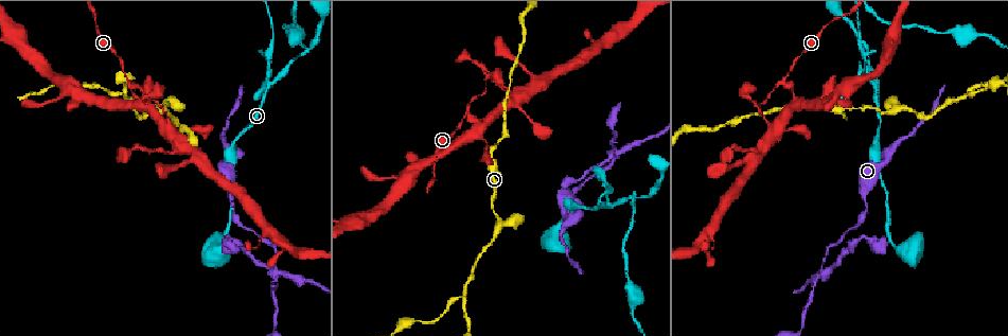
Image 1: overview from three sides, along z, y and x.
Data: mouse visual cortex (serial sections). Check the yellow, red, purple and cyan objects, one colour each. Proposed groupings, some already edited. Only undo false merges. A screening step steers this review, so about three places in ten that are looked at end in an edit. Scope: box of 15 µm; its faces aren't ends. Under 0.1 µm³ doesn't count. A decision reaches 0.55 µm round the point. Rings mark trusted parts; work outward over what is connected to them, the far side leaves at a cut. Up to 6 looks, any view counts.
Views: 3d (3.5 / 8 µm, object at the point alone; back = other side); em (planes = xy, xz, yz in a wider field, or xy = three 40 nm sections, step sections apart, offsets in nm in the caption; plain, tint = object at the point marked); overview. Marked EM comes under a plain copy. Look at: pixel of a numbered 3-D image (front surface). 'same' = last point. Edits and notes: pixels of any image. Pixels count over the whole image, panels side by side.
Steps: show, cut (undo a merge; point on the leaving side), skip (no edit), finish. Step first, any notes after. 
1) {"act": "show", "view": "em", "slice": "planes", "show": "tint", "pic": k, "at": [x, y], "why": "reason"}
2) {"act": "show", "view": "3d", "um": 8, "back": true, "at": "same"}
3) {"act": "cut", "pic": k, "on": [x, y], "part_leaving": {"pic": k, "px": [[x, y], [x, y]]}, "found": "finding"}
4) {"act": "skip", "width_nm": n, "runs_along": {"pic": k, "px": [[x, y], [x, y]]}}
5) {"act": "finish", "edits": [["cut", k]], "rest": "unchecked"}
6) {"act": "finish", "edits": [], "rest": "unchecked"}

{"act": "show", "view": "3d", "um": 3.5, "back": true, "pic": 1, "at": [273, 269], "why": "looks like a crossing"}

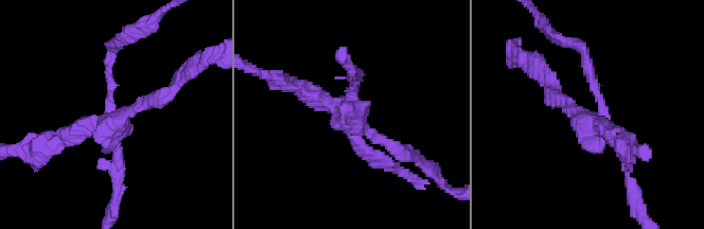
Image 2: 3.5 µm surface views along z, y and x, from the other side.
{"act": "show", "view": "em", "slice": "xy", "step": 2, "show": "tint", "pic": 2, "at": [110, 119], "arms": 4, "arm_widths_nm": [100, 150, 150, 250], "why": "shape alone is not enough"}

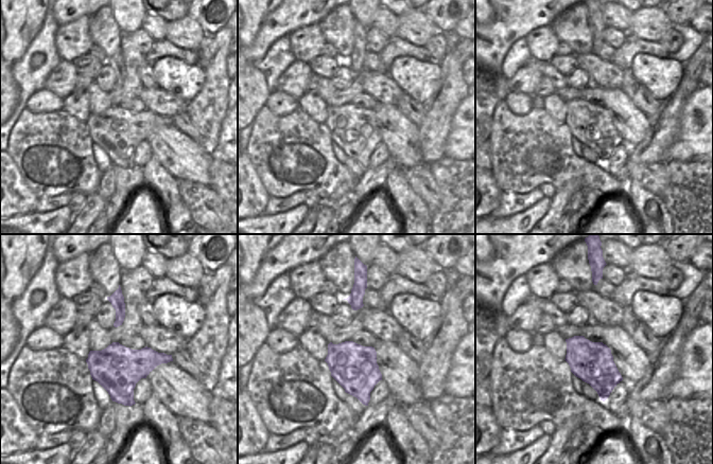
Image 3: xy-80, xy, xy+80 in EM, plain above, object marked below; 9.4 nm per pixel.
{"act": "cut", "pic": 2, "on": [67, 129], "part_leaving": {"pic": 2, "px": [[110, 119], [113, 126], [178, 81]]}, "found": "a second cell is stuck on"}

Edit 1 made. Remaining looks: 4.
{"act": "show", "view": "overview", "why": "redraw"}

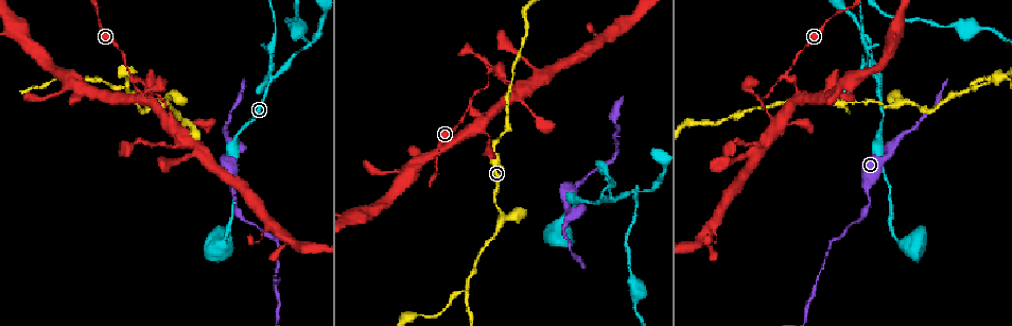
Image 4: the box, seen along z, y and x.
{"act": "show", "view": "3d", "um": 8, "pic": 4, "at": [271, 78], "why": "two arms at a narrow angle"}

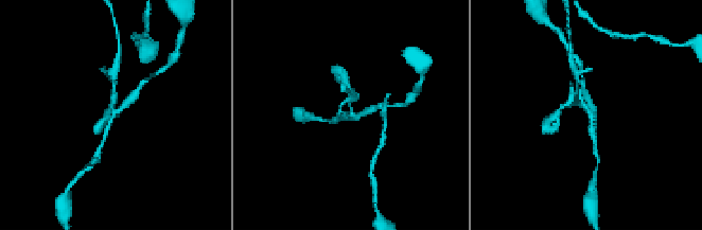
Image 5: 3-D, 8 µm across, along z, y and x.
{"act": "show", "view": "em", "slice": "xy", "step": 2, "show": "tint", "pic": 5, "at": [351, 114]}

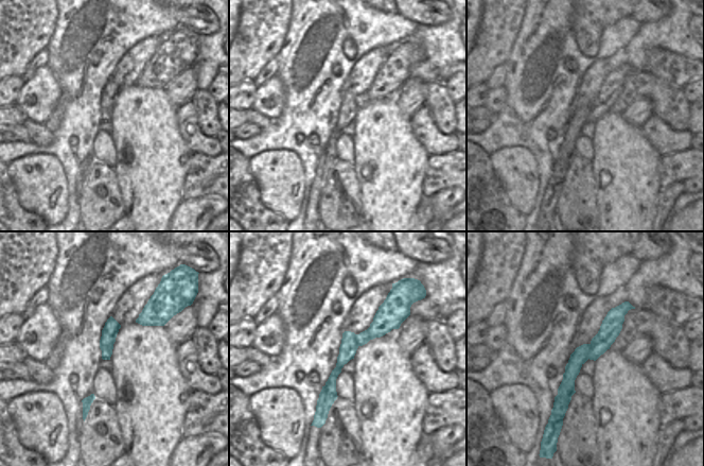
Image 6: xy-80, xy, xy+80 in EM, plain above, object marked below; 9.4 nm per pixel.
{"act": "cut", "pic": 5, "on": [574, 102], "arms": 4, "border": {"pic": 6, "px": [[574, 351], [578, 355], [581, 365]]}, "found": "two cells meet here"}

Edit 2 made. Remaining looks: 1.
{"act": "finish", "edits": [["cut", 2], ["cut", 5]], "rest": "unchecked"}

